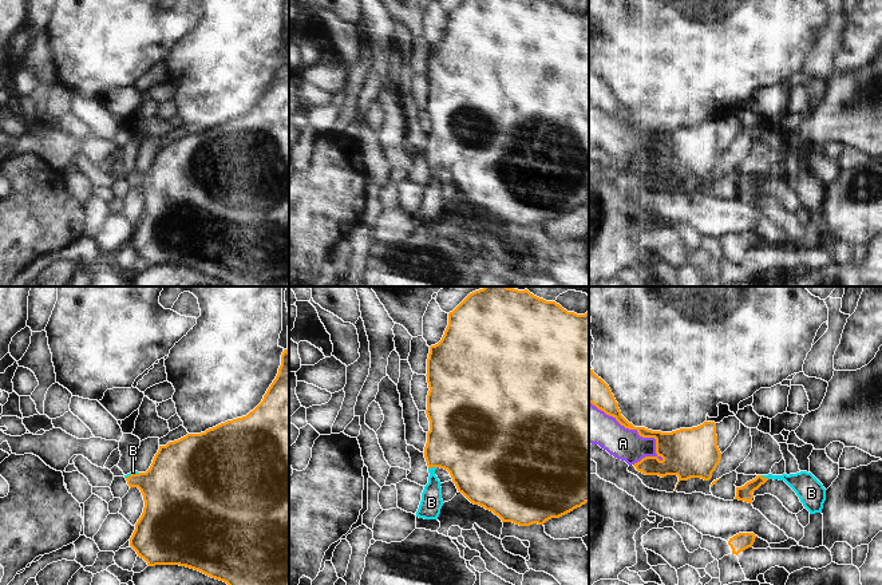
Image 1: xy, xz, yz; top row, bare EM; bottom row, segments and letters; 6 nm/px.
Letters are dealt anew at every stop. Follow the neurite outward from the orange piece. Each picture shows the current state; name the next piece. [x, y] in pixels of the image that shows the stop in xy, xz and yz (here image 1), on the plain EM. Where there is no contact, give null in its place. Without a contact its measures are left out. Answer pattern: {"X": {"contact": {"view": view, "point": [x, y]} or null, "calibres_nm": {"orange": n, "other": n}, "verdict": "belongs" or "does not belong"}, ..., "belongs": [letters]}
{"A": {"contact": {"view": "yz", "point": [632, 129]}, "calibres_nm": {"orange": 170, "other": 220}, "verdict": "does not belong"}, "B": {"contact": {"view": "xz", "point": [432, 166]}, "calibres_nm": {"orange": 440, "other": 130}, "verdict": "belongs"}, "belongs": ["B"]}

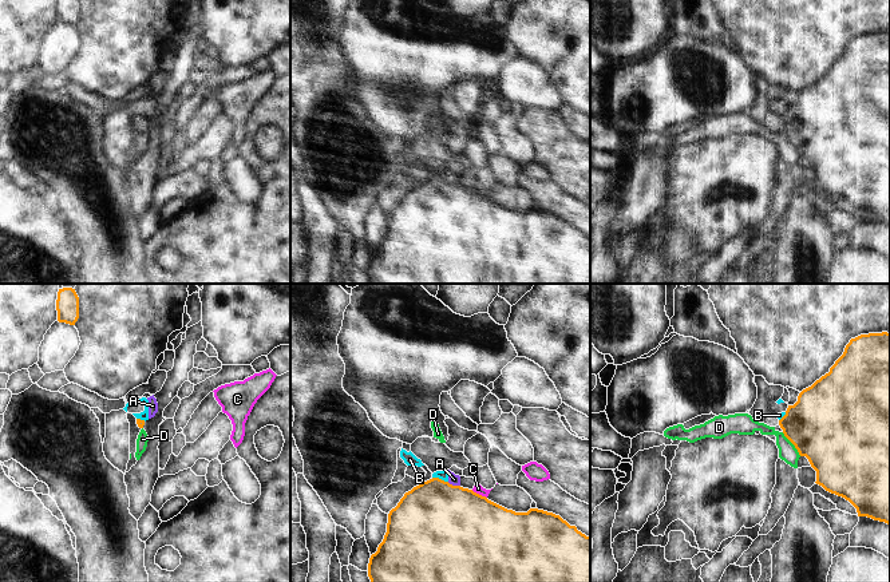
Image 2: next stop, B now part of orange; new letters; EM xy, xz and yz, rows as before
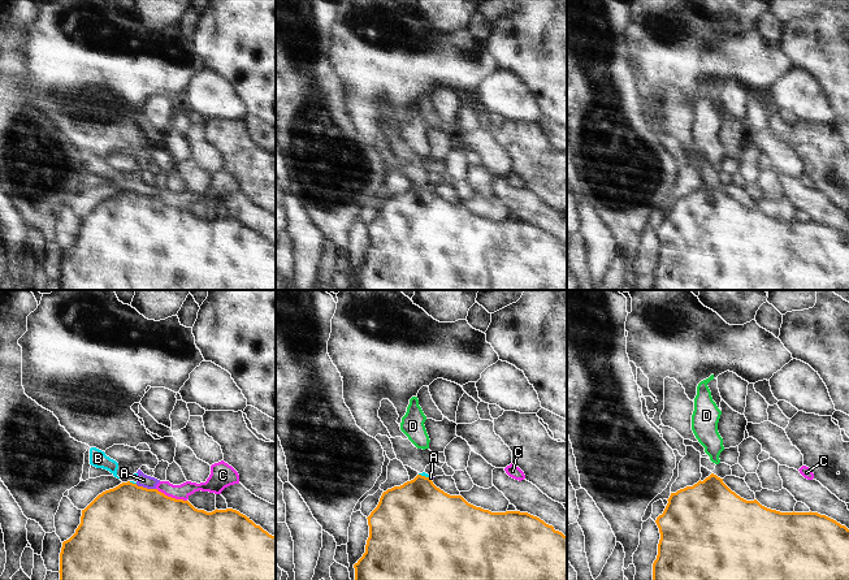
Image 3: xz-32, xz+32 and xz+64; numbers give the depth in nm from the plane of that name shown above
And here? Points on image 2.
{"A": {"contact": {"view": "xz", "point": [454, 186]}, "calibres_nm": {"orange": 500, "other": 70}, "verdict": "does not belong"}, "B": {"contact": {"view": "xz", "point": [440, 179]}, "calibres_nm": {"orange": 480, "other": 60}, "verdict": "does not belong"}, "C": {"contact": {"view": "xz", "point": [478, 194]}, "calibres_nm": {"orange": 500, "other": 60}, "verdict": "does not belong"}, "D": {"contact": {"view": "yz", "point": [792, 143]}, "calibres_nm": {"orange": 480, "other": 110}, "verdict": "does not belong"}, "belongs": []}

